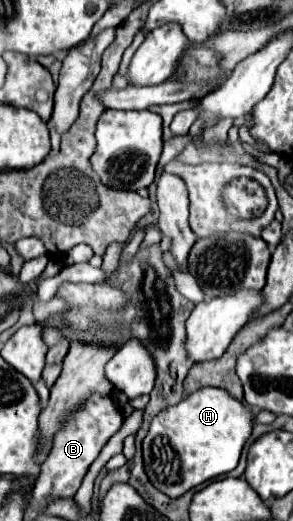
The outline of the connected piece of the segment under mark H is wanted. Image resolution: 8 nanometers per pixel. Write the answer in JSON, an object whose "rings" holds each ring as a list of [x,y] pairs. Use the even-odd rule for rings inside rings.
{"rings":[[[201,388],[153,418],[143,440],[145,472],[157,490],[179,498],[201,482],[231,472],[239,464],[251,428],[253,414],[241,402],[221,388]]]}

